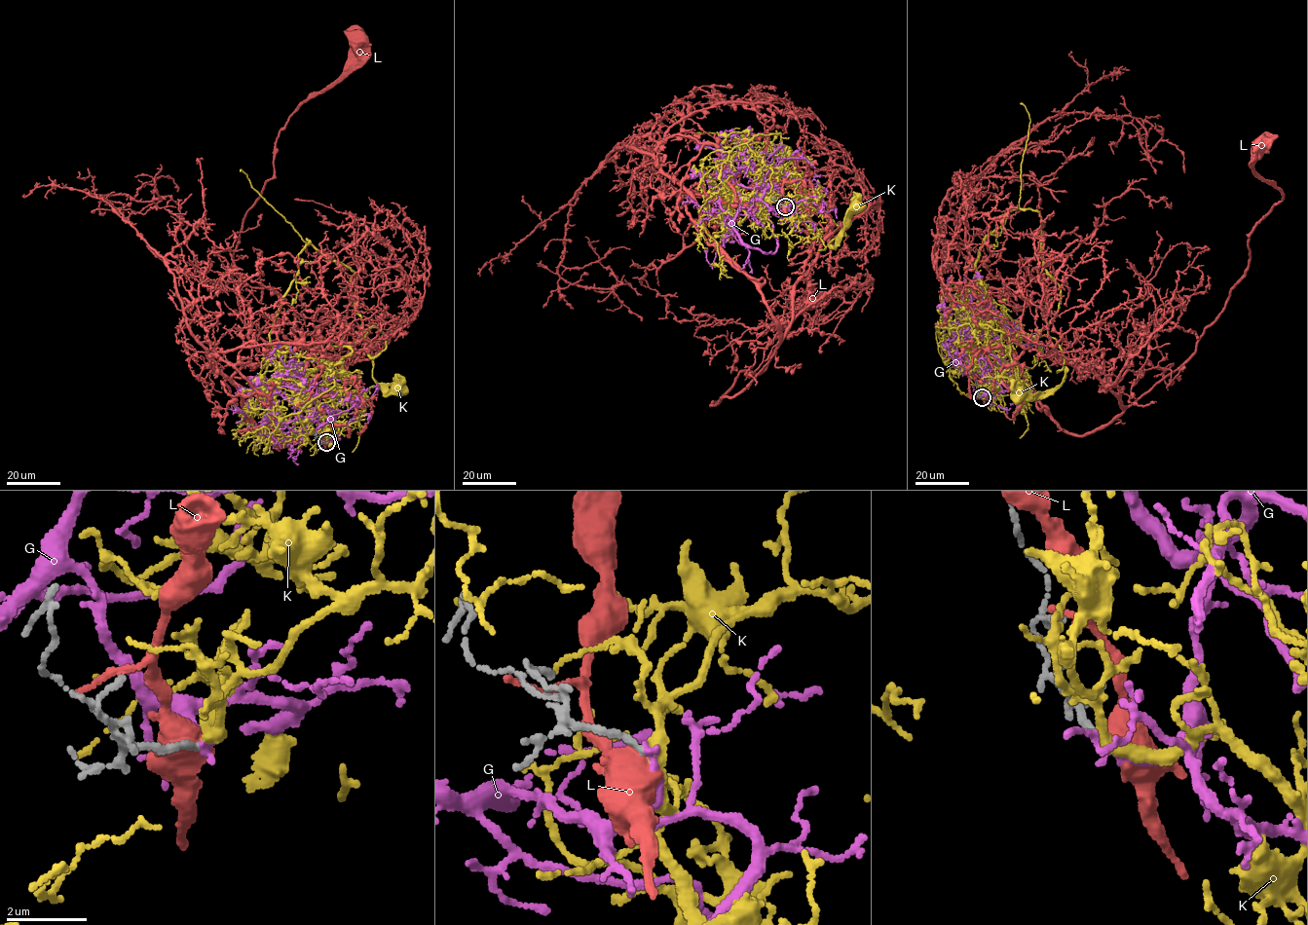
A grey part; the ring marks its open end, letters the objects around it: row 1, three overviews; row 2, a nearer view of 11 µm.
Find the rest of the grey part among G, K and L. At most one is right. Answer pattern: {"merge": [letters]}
{"merge": ["K"]}

